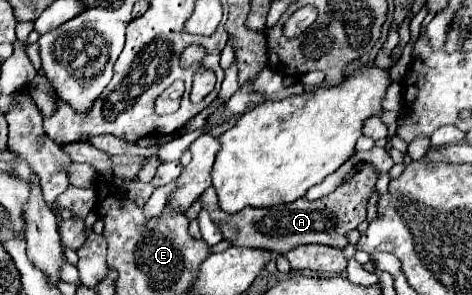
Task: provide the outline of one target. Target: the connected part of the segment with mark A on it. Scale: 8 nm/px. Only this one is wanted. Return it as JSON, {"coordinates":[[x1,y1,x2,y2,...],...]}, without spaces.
{"coordinates":[[360,164,352,180,340,184,332,194,322,196,314,202,308,202,306,198,298,198,296,202,290,202,284,206,244,208,242,212,228,214,220,210,218,198,212,186,202,192,200,202,202,202,202,208,208,210,218,230,222,232,224,240,228,240,232,246,248,246,248,248,270,250,276,254,286,254,288,250,300,244,326,244,332,248,344,248,348,244,346,234,358,228,358,224,366,220,366,204,374,190,374,184,376,184,374,166]]}

